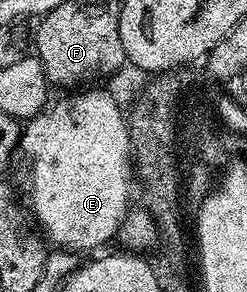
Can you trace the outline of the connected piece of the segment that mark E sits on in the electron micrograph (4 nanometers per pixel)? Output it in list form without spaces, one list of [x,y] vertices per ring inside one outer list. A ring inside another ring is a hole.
[[[78,89],[78,90],[75,90],[75,91],[74,91],[74,92],[73,92],[73,93],[70,93],[70,94],[67,94],[67,95],[70,95],[70,96],[68,96],[68,97],[67,97],[67,99],[58,99],[58,100],[56,100],[56,101],[55,101],[55,103],[54,103],[54,100],[53,100],[53,102],[51,102],[51,103],[50,103],[50,104],[49,104],[49,105],[47,105],[47,106],[45,106],[45,107],[43,107],[43,108],[42,108],[42,110],[41,110],[41,111],[39,111],[39,112],[38,112],[38,114],[37,114],[37,115],[35,115],[35,116],[34,116],[34,118],[33,118],[33,119],[31,119],[31,120],[29,120],[29,122],[27,122],[27,123],[26,123],[26,124],[25,124],[25,127],[24,127],[24,130],[23,130],[23,131],[22,131],[22,132],[21,132],[21,135],[20,135],[20,155],[23,155],[23,157],[24,157],[24,158],[26,158],[26,159],[27,159],[27,161],[28,161],[28,162],[30,162],[30,207],[31,207],[31,209],[32,209],[32,210],[34,210],[34,215],[35,215],[35,216],[34,216],[34,215],[33,215],[33,218],[34,218],[34,219],[35,219],[35,220],[36,220],[36,223],[37,223],[37,219],[36,219],[36,218],[38,218],[38,223],[39,223],[39,224],[38,224],[38,223],[37,223],[37,226],[38,226],[38,227],[39,227],[39,228],[40,228],[40,231],[41,231],[41,234],[42,234],[42,235],[43,235],[43,236],[45,236],[45,238],[46,238],[46,239],[47,239],[47,240],[49,240],[49,242],[50,242],[50,243],[51,243],[51,244],[53,244],[53,243],[52,243],[52,242],[54,242],[54,244],[53,244],[53,246],[54,246],[54,247],[55,247],[55,248],[58,248],[58,249],[61,249],[61,250],[63,250],[63,251],[69,251],[69,252],[71,252],[71,253],[79,253],[79,252],[78,252],[78,251],[94,251],[94,250],[95,250],[95,251],[94,251],[94,252],[97,252],[97,251],[98,251],[98,250],[99,250],[99,249],[102,249],[102,248],[98,248],[98,249],[97,249],[97,247],[102,247],[102,246],[104,246],[104,245],[105,245],[105,243],[106,243],[106,242],[108,242],[108,241],[109,241],[109,239],[111,239],[111,240],[113,240],[113,239],[114,239],[114,238],[115,238],[115,236],[117,236],[117,234],[118,234],[118,227],[119,227],[119,226],[120,226],[120,225],[121,225],[121,224],[122,224],[122,218],[124,218],[124,217],[125,217],[125,216],[126,216],[126,213],[127,213],[127,211],[129,211],[129,210],[131,210],[131,207],[132,207],[132,203],[130,203],[130,179],[131,179],[131,183],[132,183],[132,146],[131,146],[131,128],[130,128],[130,127],[129,127],[129,126],[128,126],[128,123],[127,123],[127,120],[126,120],[126,119],[125,119],[125,116],[124,116],[124,111],[123,111],[123,108],[122,108],[122,107],[121,107],[121,106],[119,106],[119,105],[118,105],[118,103],[117,103],[117,102],[116,102],[116,100],[114,100],[114,99],[113,99],[113,98],[112,98],[112,97],[111,97],[111,96],[110,96],[110,94],[109,94],[109,92],[108,92],[108,91],[107,91],[107,90],[106,90],[106,89],[100,89],[100,91],[90,91],[90,90],[94,90],[94,89]]]

